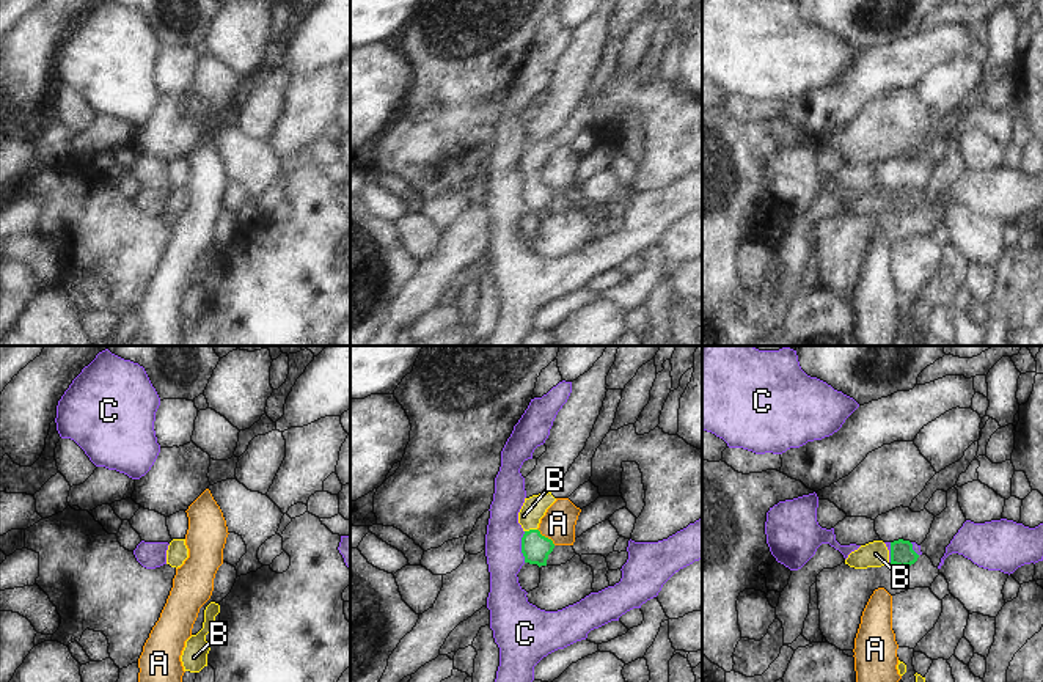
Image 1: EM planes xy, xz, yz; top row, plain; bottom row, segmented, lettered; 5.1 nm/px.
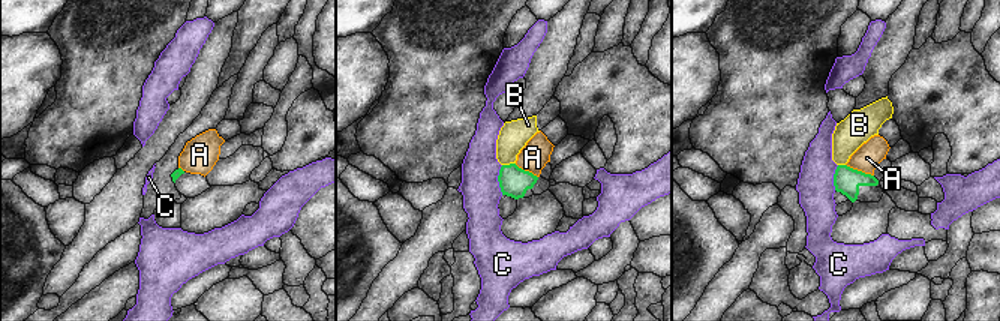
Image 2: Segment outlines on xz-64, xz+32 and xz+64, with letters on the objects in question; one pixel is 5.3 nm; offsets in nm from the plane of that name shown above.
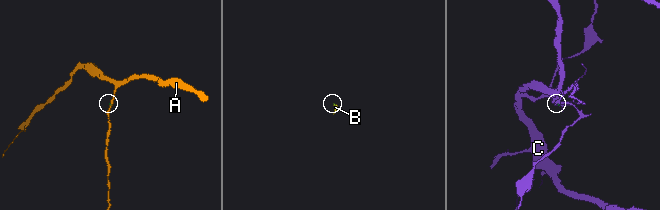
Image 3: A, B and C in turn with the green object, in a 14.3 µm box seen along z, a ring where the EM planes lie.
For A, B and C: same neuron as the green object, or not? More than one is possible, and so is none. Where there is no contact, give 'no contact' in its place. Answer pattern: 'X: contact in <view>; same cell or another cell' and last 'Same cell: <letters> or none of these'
A: contact in xz; another cell
B: contact in xz; same cell
C: contact in xz; another cell
Same cell: B

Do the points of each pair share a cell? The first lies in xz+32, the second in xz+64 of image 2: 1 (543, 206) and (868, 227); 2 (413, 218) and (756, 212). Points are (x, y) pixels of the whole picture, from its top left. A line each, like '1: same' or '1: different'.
1: same
2: different

